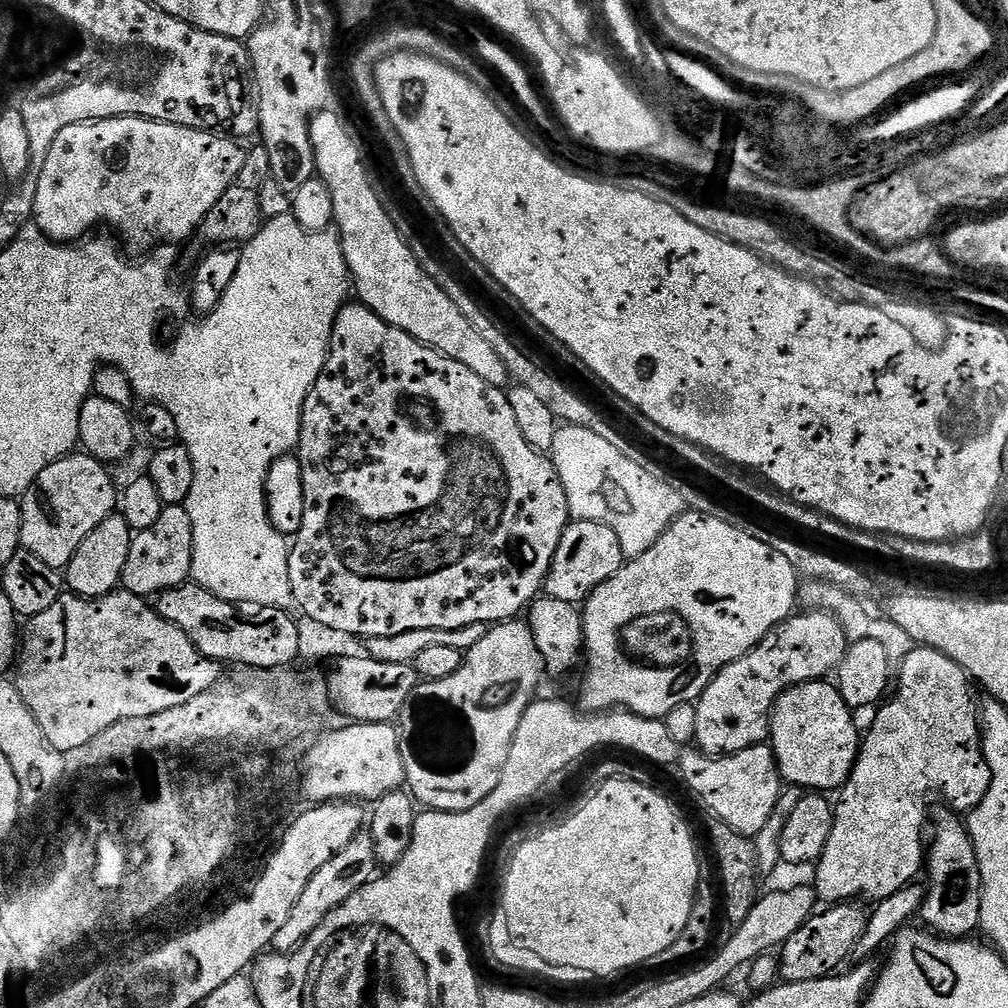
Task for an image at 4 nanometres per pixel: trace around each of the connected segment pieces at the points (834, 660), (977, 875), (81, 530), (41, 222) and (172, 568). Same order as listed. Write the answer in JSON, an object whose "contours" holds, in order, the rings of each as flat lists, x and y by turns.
{"contours":[[[804,610,801,616,799,616,799,614,793,614,789,616,787,620,783,620,758,647,751,648,742,658,738,658,734,662,730,662,726,665,726,667,708,683,700,699,695,701,696,713,698,714,698,718,694,722,694,730,696,731,696,738,694,741,695,747,706,756,729,756,738,750,746,750,755,744,765,743,770,736,772,707,776,704,776,700,780,696,780,693,786,688,792,688,795,684,804,684,808,680,824,680,825,677,827,677,827,672,835,673,837,669,839,669,840,660,848,650,849,643,850,637,845,634,844,627,840,625,840,619,827,610]],[[947,806,931,809,930,843,926,848,928,884,924,904,918,913,925,929,945,938,968,938,980,927,982,910,982,870,974,842,965,821]],[[69,454,46,466,42,474,20,500,22,510,21,549,34,558,42,558,46,566,67,569,78,546,86,542,86,534,118,508,118,484,112,481,107,467,87,454]],[[119,116,109,120,87,120,81,124,66,126,66,130,62,130,58,134,58,138,54,138,54,142,50,146,50,154,46,154,46,166,42,166,42,174,38,178,38,198,34,198,34,223,36,227,42,229,47,236,57,242,79,241,91,233,88,232,91,228,96,228,99,224,109,224,110,227,116,228,117,234,115,233,115,235,121,241,124,239,130,247,137,248,140,254,147,253,157,246,179,245,179,240,197,235,206,214,210,214,210,210,214,210,218,198,222,198,222,194,226,194,230,182,234,182,234,178,238,178,238,170,242,170,246,155,245,149,240,149,235,144,235,142,237,143,235,139,232,139,233,141,228,139,232,138,215,132,203,132,200,128,174,126,161,120,147,120,137,116]],[[169,504,158,514,158,522,146,530,135,533,130,546,130,558,126,558,126,570,122,581,123,591,133,592,136,596,155,597,171,588,179,588,192,574,192,539,194,530,190,522,190,514,178,504]]]}

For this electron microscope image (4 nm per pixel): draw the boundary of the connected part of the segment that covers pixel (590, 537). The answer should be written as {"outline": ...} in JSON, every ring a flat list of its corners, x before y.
{"outline":[[572,520,562,534,562,542,558,542,558,550,554,550,554,562,550,562,548,576,544,579,543,595,549,600,583,605,588,595,598,590,602,582,614,578,625,562,622,542,618,542,618,534,614,534,610,526,602,522]]}

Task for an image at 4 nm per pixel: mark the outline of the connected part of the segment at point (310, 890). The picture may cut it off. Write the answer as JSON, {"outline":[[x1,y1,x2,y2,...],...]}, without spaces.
{"outline":[[362,830,353,838,350,846,342,846,342,850,334,854,334,858,330,858,330,862,326,862,326,866,322,866,322,870,318,870,314,878,310,878,310,882,306,882,306,890,302,890,302,898,294,902,294,910,290,910,290,918,286,918,278,934,274,934,271,947,280,954,295,952,310,934,314,934,314,930,318,930,318,926,322,926,322,922,326,922,326,918,335,908,342,906,342,902,346,902,350,894,354,894,363,884,367,884,377,872,378,861,374,842,371,835]]}

